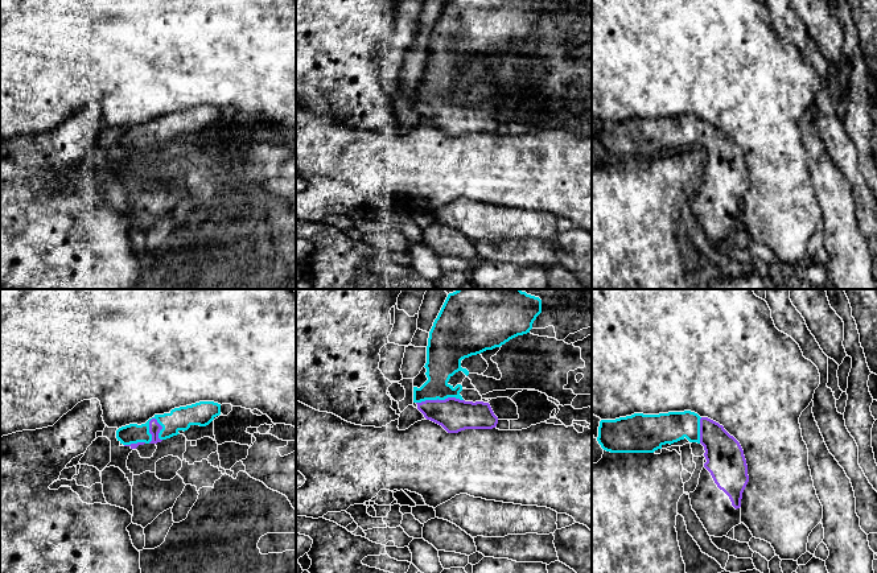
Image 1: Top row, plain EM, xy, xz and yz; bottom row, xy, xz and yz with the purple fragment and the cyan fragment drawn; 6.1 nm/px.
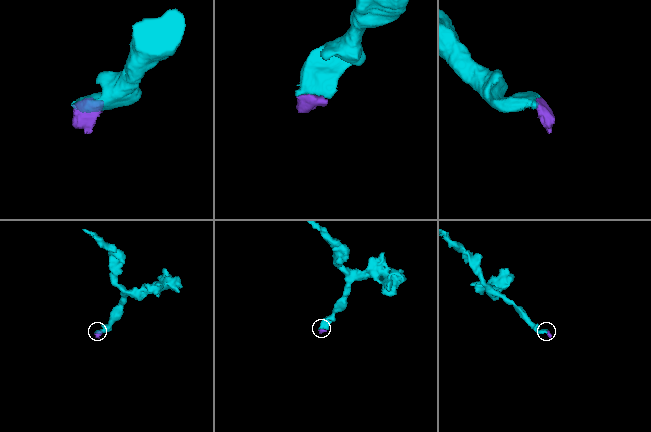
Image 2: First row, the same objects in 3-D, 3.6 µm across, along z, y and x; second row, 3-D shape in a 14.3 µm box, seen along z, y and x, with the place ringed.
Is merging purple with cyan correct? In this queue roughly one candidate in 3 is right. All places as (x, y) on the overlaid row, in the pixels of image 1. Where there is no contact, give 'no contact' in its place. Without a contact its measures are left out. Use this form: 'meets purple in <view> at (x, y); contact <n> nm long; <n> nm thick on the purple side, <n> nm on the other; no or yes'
meets purple in xy at (149, 429); contact 170 nm long; 70 nm thick on the purple side, 140 nm on the other; yes

